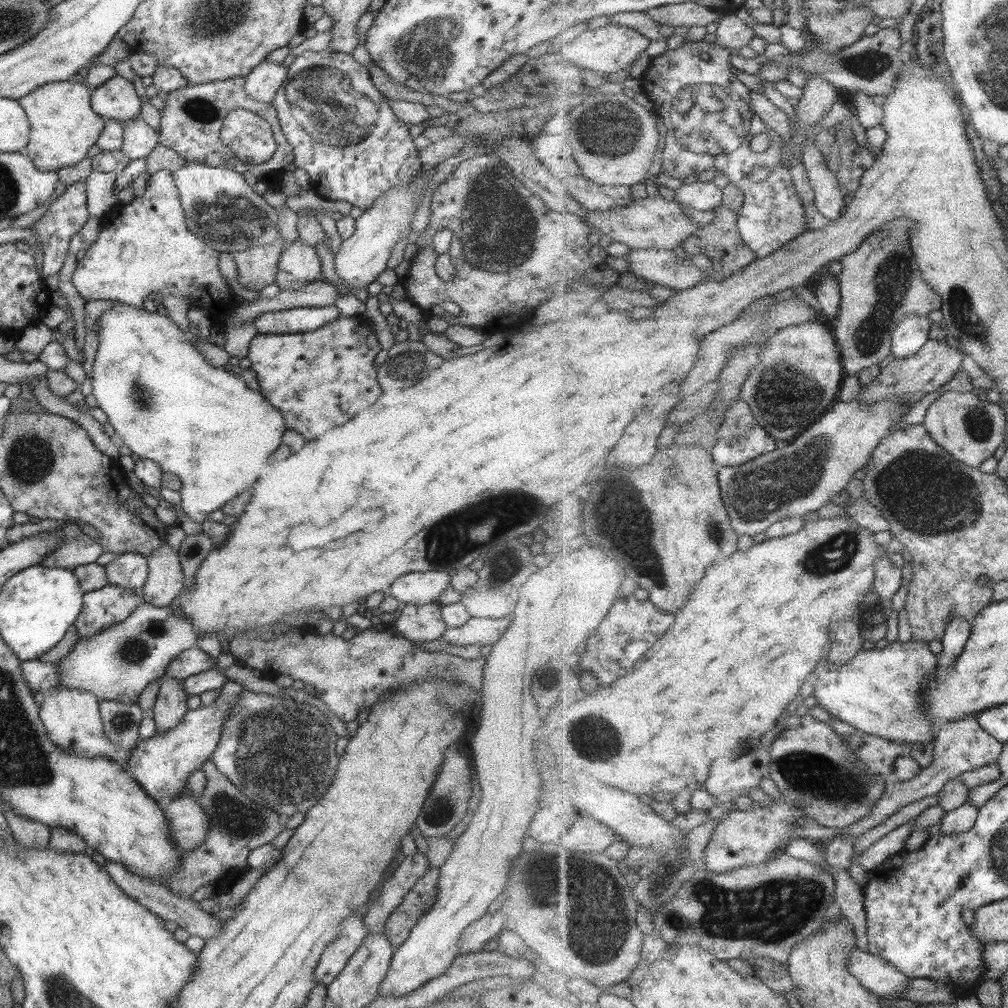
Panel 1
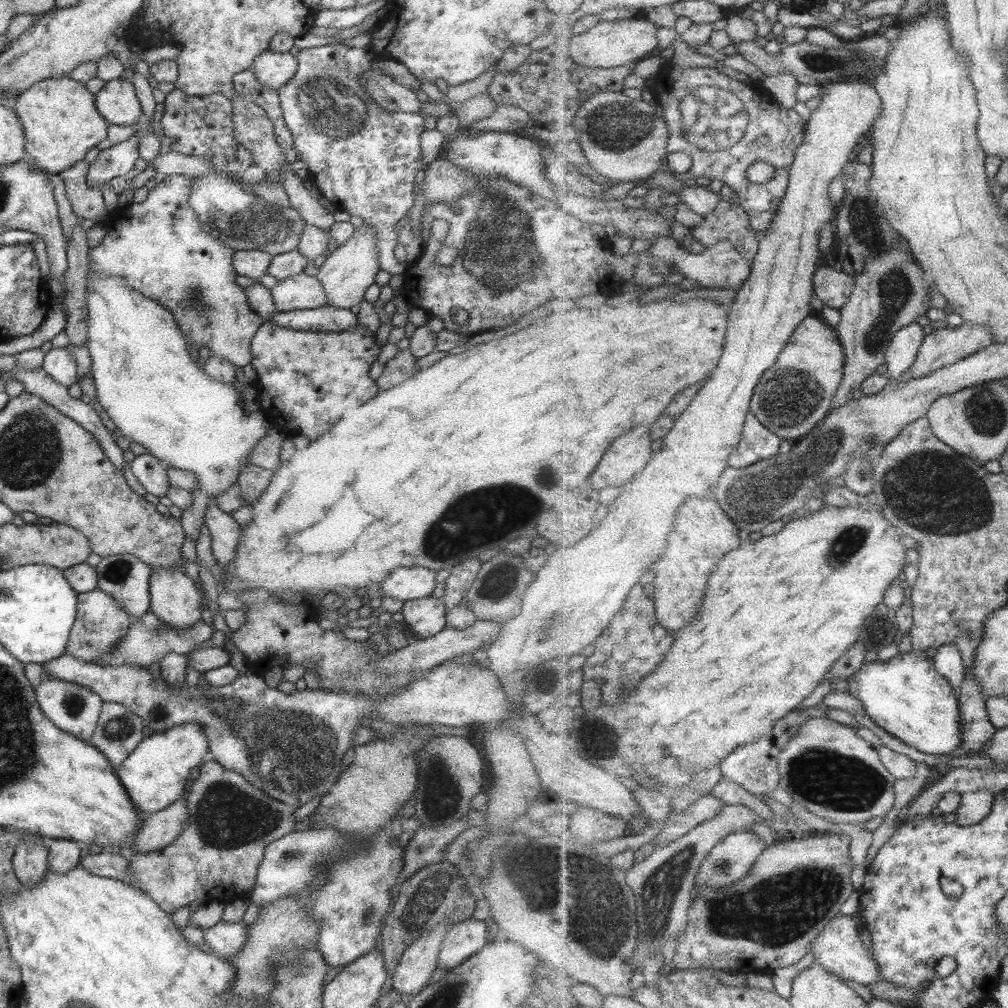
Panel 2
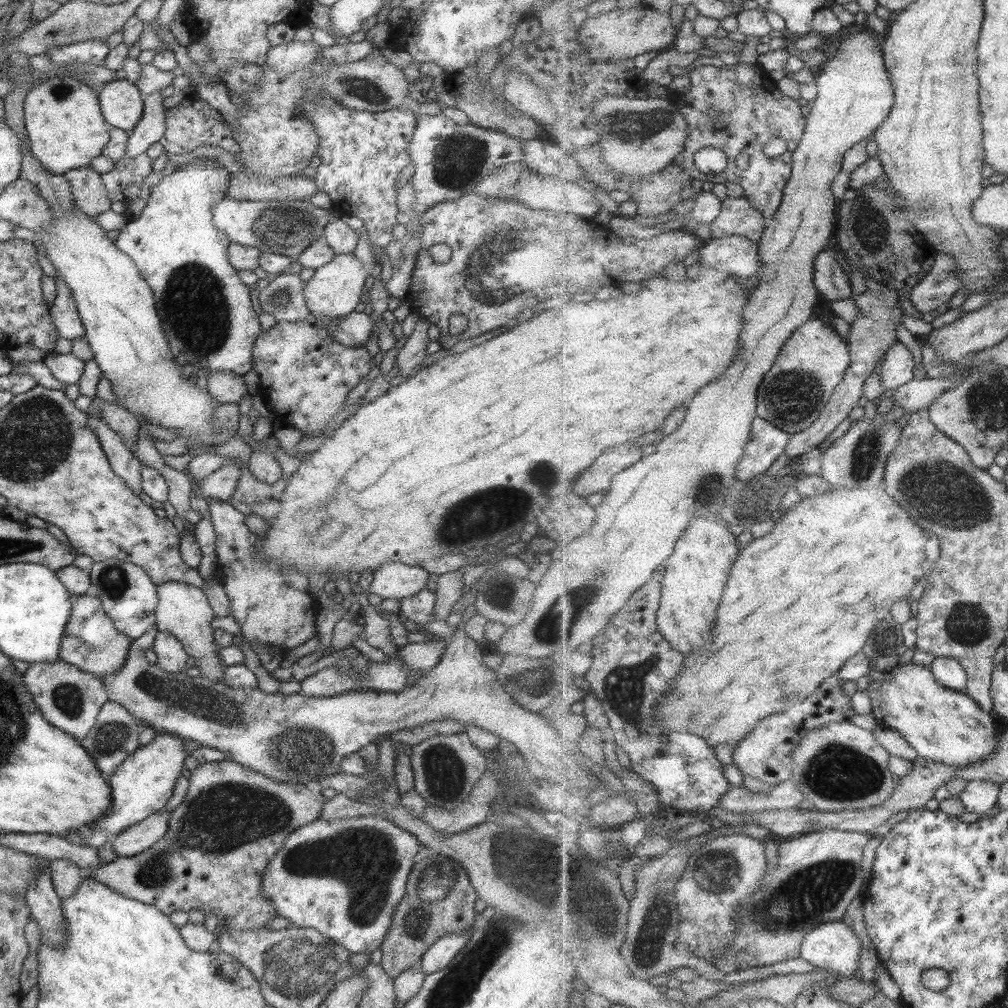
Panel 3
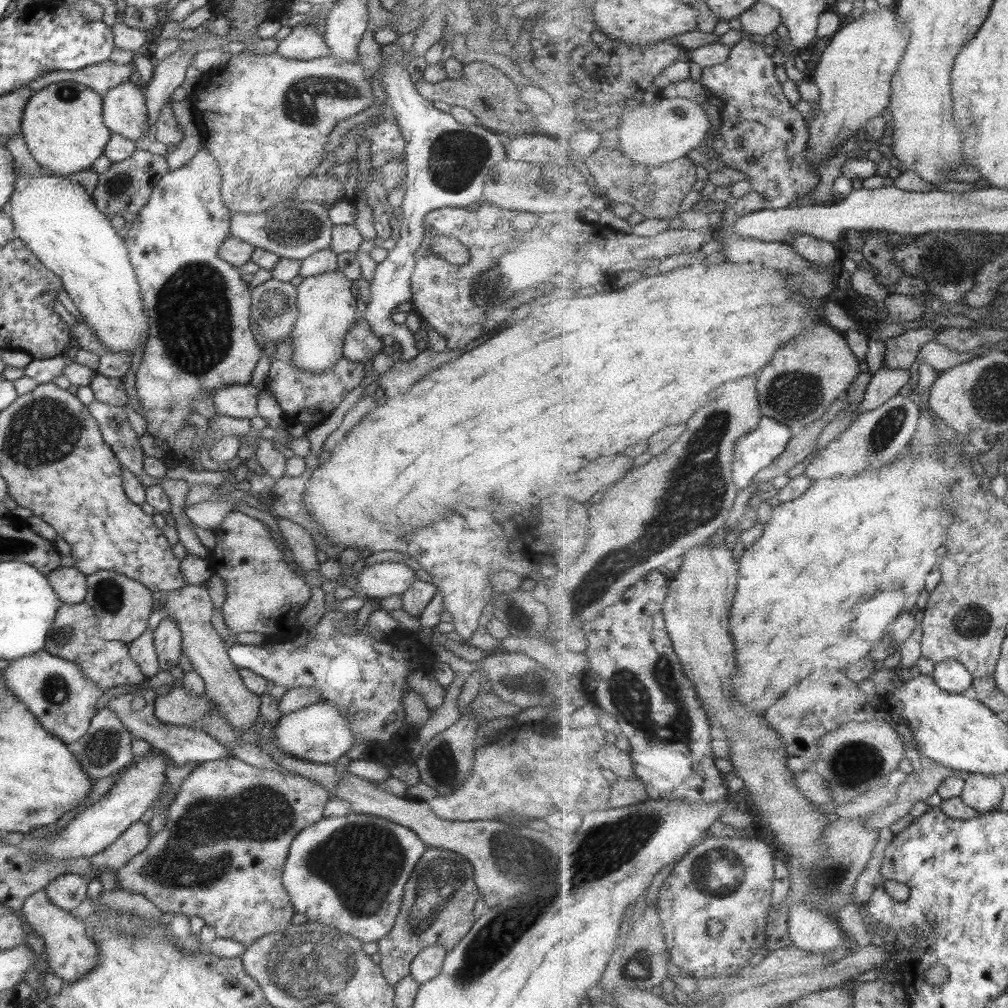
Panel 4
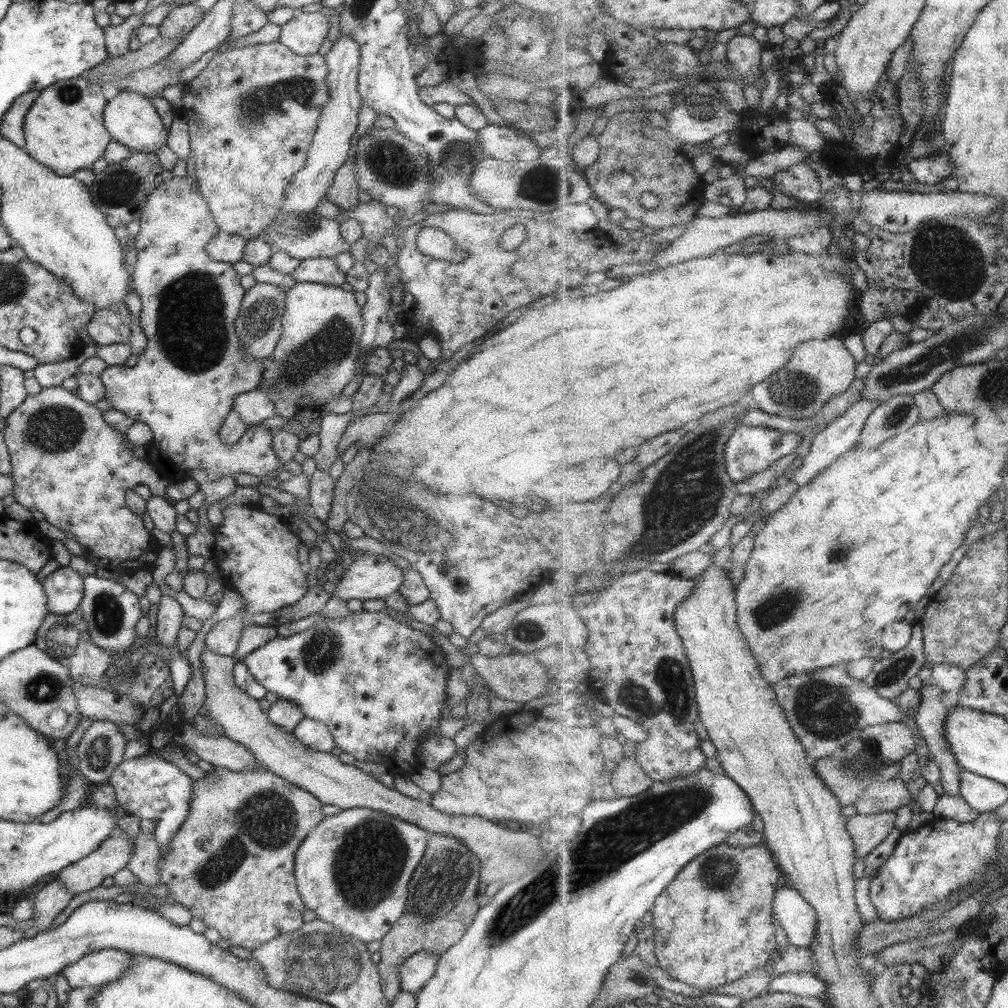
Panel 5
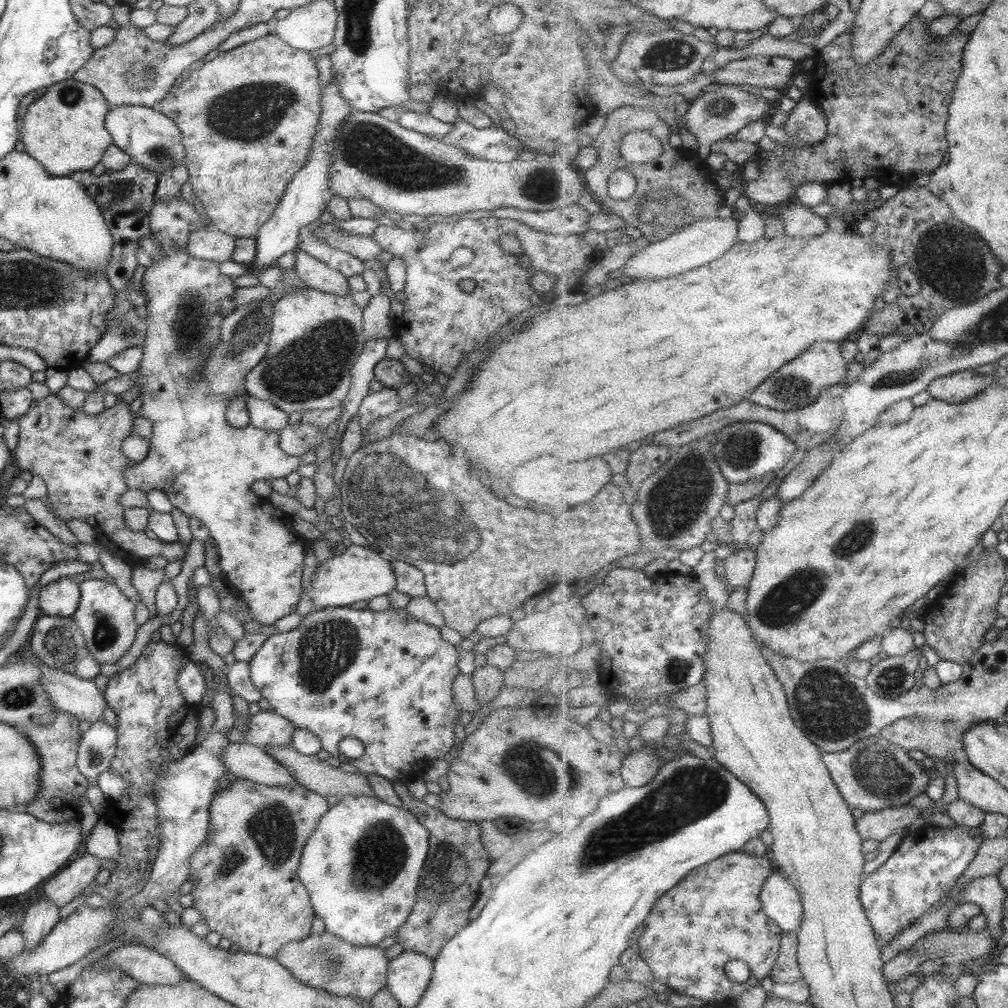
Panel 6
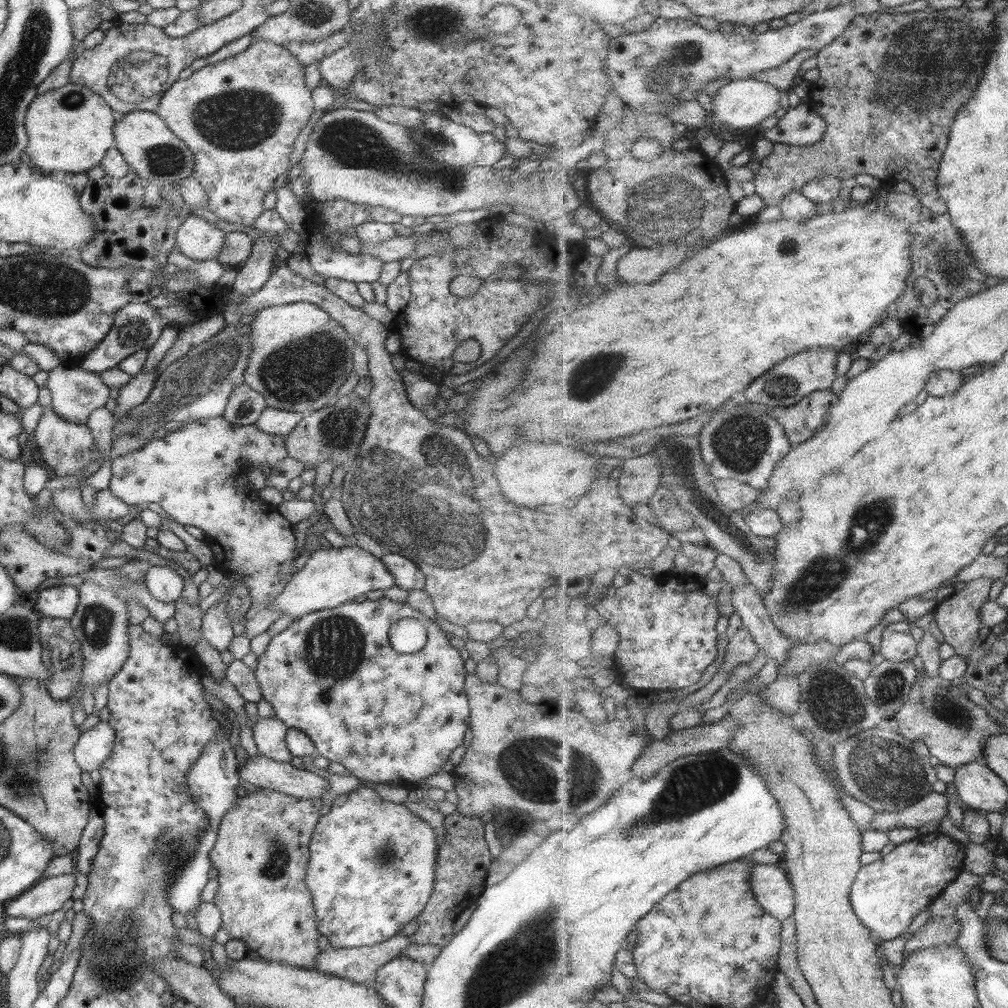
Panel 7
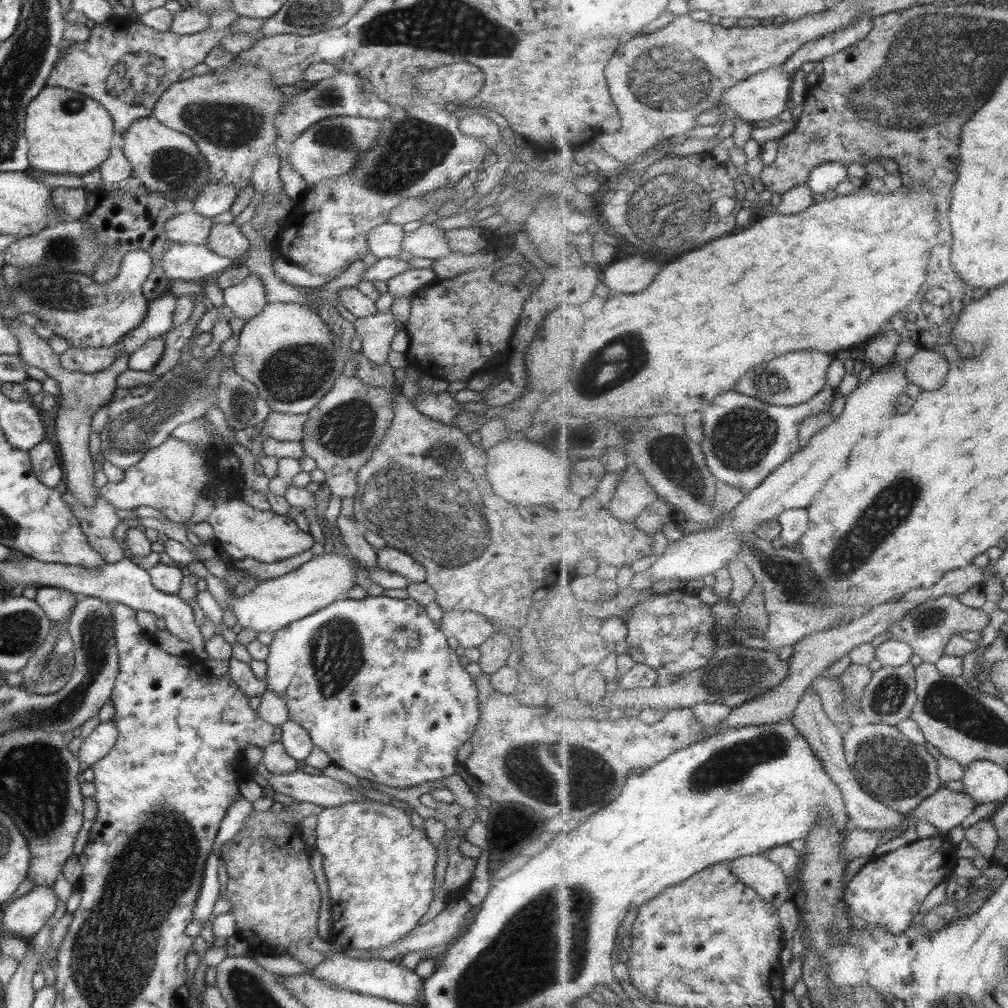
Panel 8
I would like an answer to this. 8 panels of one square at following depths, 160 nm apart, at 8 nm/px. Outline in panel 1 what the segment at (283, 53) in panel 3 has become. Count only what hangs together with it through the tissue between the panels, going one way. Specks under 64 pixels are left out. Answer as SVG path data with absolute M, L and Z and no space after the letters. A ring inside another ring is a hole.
M264 59L244 76L245 95L255 102L271 102L285 80L286 68Z

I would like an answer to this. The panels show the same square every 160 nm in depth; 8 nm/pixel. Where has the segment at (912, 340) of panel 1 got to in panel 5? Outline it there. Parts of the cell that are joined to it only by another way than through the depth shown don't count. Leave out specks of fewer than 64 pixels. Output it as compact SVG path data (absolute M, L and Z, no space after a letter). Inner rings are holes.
M861 399L858 403L852 404L841 418L831 422L823 432L820 432L813 438L808 454L790 472L789 480L795 481L801 487L805 486L828 466L835 463L841 455L844 455L847 451L852 451L858 444L863 428L868 423L869 416L879 405L879 401L870 401L869 399Z

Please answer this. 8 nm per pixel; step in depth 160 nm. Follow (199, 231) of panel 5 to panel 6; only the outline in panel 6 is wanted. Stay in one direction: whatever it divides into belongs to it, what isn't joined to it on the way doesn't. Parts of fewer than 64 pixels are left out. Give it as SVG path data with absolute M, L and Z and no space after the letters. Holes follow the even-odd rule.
M180 196L171 197L170 199L157 201L155 204L152 204L148 214L148 225L150 238L153 238L155 243L157 242L160 255L152 257L153 262L145 267L145 271L142 275L141 293L145 297L145 315L143 321L145 321L145 327L147 327L147 334L145 334L145 342L143 342L142 346L143 356L141 362L139 362L139 368L137 368L136 371L138 372L138 377L134 380L132 386L135 386L135 388L139 390L138 397L141 399L138 416L151 421L153 425L151 430L152 436L148 440L150 447L145 458L141 462L132 462L132 464L124 470L124 476L122 477L128 486L127 489L139 489L145 494L149 492L149 490L159 490L159 492L163 492L163 494L167 496L172 507L177 507L188 517L192 516L199 519L203 523L203 526L207 527L208 535L216 542L216 551L218 554L217 564L219 564L219 570L221 570L221 573L225 576L225 582L234 586L238 593L246 600L253 621L261 625L273 625L278 618L283 618L283 616L295 612L296 604L302 592L300 580L301 573L303 572L303 551L306 540L297 534L296 531L291 530L286 514L283 514L283 512L273 507L273 504L271 504L267 498L265 499L255 495L255 493L249 489L249 486L252 482L255 482L255 480L283 478L286 474L293 472L301 464L301 459L294 456L287 456L278 447L278 432L275 430L263 430L253 428L249 425L237 429L227 425L224 412L228 407L229 401L235 396L224 397L223 395L208 395L208 384L198 375L201 363L205 363L205 359L211 355L211 351L213 351L213 349L217 347L217 343L219 343L221 324L224 319L234 311L233 307L235 307L233 293L235 292L236 286L233 280L231 280L231 277L221 274L217 262L192 257L185 250L189 233L198 230L198 228L207 227L207 225L199 213L193 209L193 205L189 206Z

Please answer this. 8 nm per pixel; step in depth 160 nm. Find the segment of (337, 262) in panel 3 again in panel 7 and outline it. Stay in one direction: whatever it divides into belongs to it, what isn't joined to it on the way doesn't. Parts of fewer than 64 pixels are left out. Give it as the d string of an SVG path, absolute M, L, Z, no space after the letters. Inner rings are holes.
M299 302L263 308L256 312L249 326L251 353L247 369L243 373L243 383L258 392L264 398L267 407L300 413L319 410L334 400L345 378L354 370L352 358L352 350L356 349L354 340L315 304Z

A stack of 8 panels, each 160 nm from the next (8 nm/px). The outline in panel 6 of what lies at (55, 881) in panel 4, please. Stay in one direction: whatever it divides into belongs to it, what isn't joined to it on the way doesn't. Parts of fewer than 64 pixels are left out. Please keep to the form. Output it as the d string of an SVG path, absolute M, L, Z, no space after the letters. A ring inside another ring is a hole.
M39 900L25 909L23 922L17 928L23 935L23 949L32 949L60 921L59 909L49 900Z

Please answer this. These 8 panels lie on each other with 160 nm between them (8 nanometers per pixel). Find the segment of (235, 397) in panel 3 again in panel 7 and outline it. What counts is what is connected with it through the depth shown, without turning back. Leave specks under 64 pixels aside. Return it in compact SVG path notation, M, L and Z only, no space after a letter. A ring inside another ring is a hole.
M265 407L253 426L265 434L285 438L302 420L305 413L287 412L273 407Z

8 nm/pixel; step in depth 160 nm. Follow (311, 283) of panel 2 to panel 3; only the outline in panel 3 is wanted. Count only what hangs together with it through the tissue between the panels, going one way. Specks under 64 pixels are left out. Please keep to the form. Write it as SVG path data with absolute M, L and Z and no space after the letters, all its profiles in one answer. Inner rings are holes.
M294 274L277 275L258 294L263 312L272 315L275 321L308 321L309 310L303 296L305 282Z

